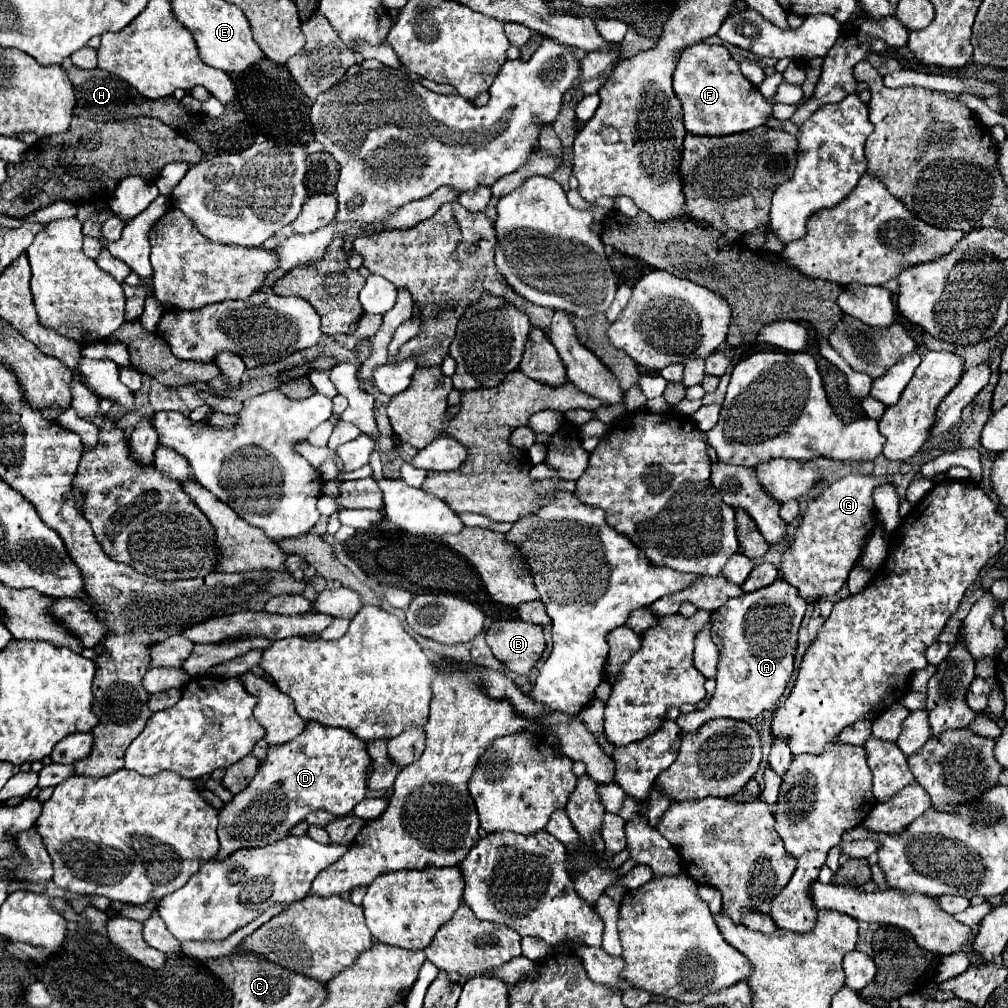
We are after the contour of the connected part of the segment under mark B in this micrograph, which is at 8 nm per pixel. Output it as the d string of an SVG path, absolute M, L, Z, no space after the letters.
M499 620L487 630L487 646L515 674L529 674L545 650L541 626L523 620Z

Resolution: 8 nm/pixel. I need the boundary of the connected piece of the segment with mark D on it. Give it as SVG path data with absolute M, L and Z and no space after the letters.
M313 720L307 722L305 730L295 740L269 746L267 758L249 786L221 808L217 828L221 846L215 858L223 860L239 848L279 842L315 810L327 810L333 816L349 814L367 794L365 774L369 762L367 744L357 740L351 730L323 726Z

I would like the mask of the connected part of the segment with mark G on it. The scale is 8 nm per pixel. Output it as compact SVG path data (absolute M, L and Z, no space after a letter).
M847 474L831 484L817 500L809 500L809 508L797 534L793 536L793 544L781 560L783 578L793 584L805 600L835 594L845 584L847 574L861 556L865 538L877 526L873 512L873 490L885 482L891 480L885 476L877 478L873 474Z

